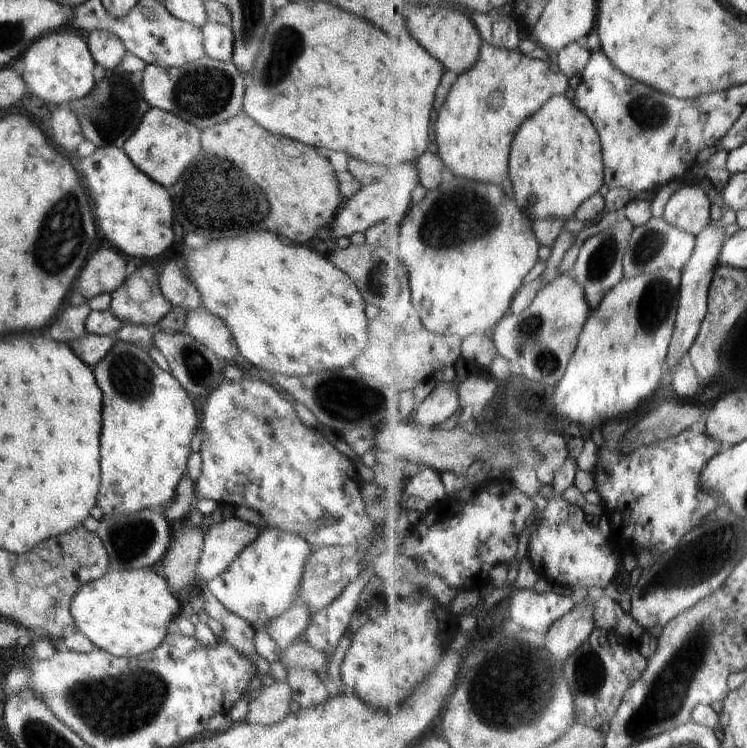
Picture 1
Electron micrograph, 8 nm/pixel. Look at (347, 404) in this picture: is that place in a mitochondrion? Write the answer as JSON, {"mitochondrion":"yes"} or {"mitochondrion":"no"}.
{"mitochondrion":"yes"}

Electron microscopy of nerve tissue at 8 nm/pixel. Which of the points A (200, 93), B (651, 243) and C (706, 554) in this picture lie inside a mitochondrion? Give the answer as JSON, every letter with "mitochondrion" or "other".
{"A":"mitochondrion","B":"mitochondrion","C":"mitochondrion"}

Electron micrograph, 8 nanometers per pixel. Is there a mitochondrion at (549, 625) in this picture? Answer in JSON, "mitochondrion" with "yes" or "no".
{"mitochondrion":"no"}

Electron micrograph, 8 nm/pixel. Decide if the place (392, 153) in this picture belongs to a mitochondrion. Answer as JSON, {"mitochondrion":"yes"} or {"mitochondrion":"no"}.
{"mitochondrion":"no"}

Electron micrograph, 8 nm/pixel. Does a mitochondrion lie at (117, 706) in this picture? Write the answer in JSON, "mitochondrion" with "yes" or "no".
{"mitochondrion":"yes"}

